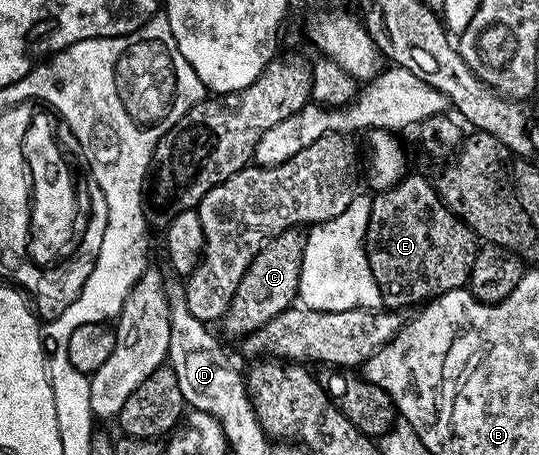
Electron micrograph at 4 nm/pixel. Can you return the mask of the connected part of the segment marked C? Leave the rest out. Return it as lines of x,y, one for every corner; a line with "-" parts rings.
292,227
263,244
259,254
249,263
241,283
237,283
237,291
233,291
233,299
221,318
221,326
229,336
242,339
296,304
306,242
306,236

